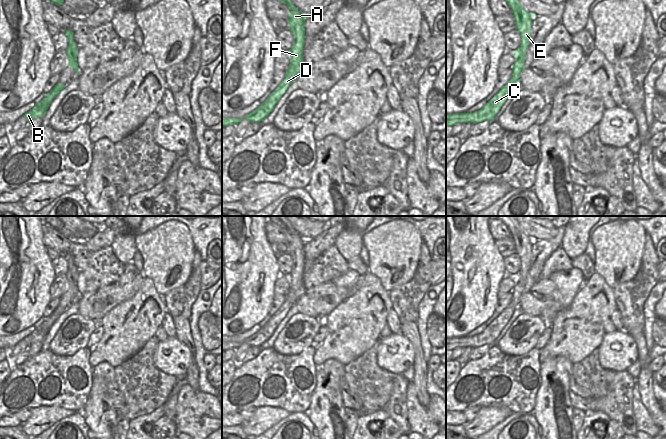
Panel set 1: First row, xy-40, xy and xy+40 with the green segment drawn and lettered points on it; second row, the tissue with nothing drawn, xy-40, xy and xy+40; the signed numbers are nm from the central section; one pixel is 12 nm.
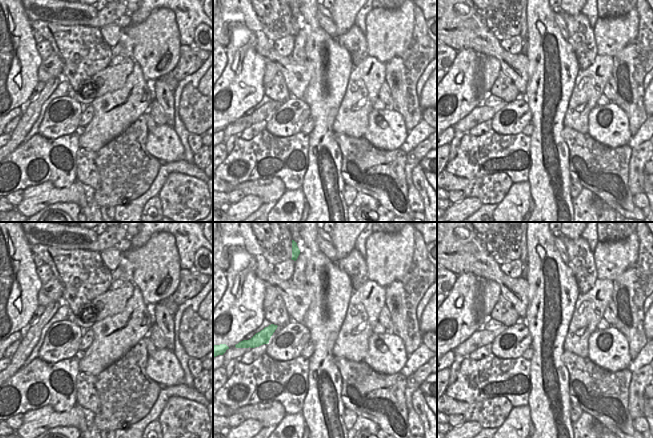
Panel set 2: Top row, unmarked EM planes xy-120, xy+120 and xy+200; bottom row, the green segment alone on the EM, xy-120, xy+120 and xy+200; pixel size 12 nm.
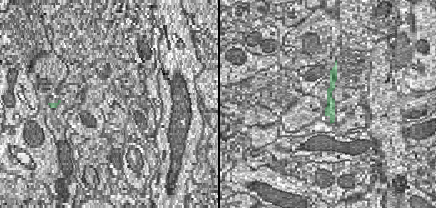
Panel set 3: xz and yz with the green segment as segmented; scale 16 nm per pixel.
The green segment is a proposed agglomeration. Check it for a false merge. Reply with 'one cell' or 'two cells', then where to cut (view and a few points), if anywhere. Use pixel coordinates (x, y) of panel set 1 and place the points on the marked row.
two cells; cut in xy along (289, 66), (295, 67), (297, 75)

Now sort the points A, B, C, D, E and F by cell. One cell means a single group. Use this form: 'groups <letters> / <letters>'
groups A E F / B C D

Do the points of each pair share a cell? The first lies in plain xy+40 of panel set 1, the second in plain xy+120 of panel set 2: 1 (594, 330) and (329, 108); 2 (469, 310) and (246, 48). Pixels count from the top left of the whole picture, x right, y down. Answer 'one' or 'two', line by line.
1: two
2: one

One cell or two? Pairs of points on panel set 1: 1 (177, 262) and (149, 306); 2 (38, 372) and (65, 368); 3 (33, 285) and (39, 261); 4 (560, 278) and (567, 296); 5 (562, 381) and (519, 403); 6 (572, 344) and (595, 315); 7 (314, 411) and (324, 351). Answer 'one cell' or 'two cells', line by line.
1: two cells
2: one cell
3: one cell
4: one cell
5: two cells
6: one cell
7: two cells

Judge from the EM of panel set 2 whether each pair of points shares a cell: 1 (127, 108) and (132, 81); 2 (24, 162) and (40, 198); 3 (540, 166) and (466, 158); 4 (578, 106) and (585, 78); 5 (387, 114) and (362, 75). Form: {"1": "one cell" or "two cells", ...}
{"1": "one cell", "2": "two cells", "3": "two cells", "4": "one cell", "5": "two cells"}

